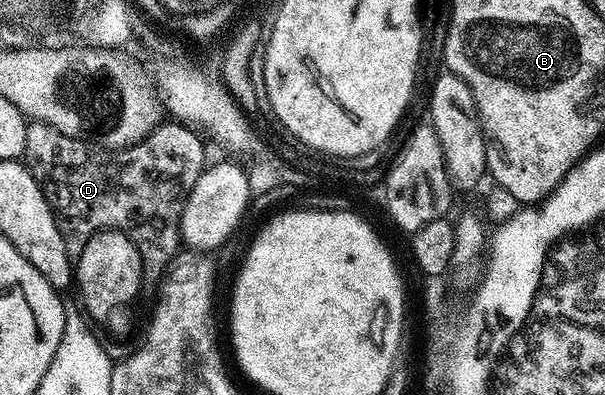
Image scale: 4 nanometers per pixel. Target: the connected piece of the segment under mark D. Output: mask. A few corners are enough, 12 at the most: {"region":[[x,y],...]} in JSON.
{"region":[[28,123],[23,162],[76,239],[121,231],[145,276],[182,247],[205,140],[109,151]]}

